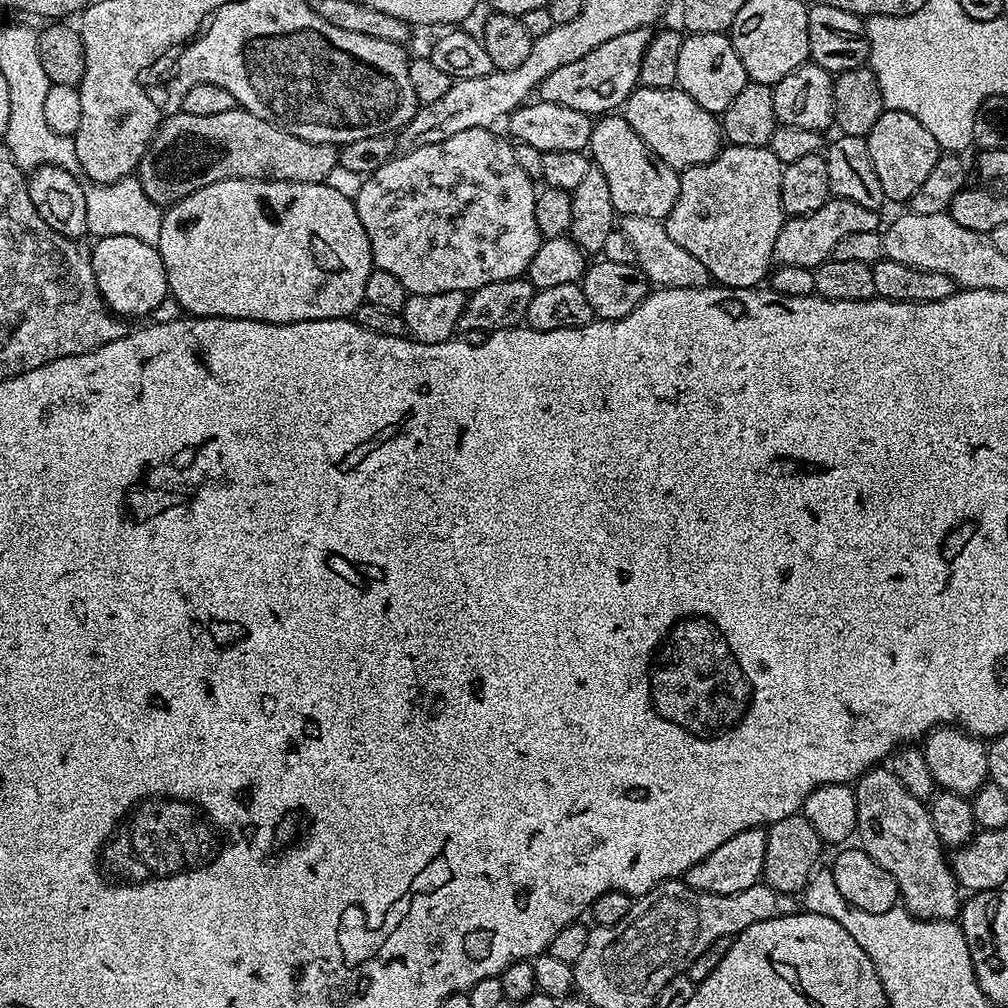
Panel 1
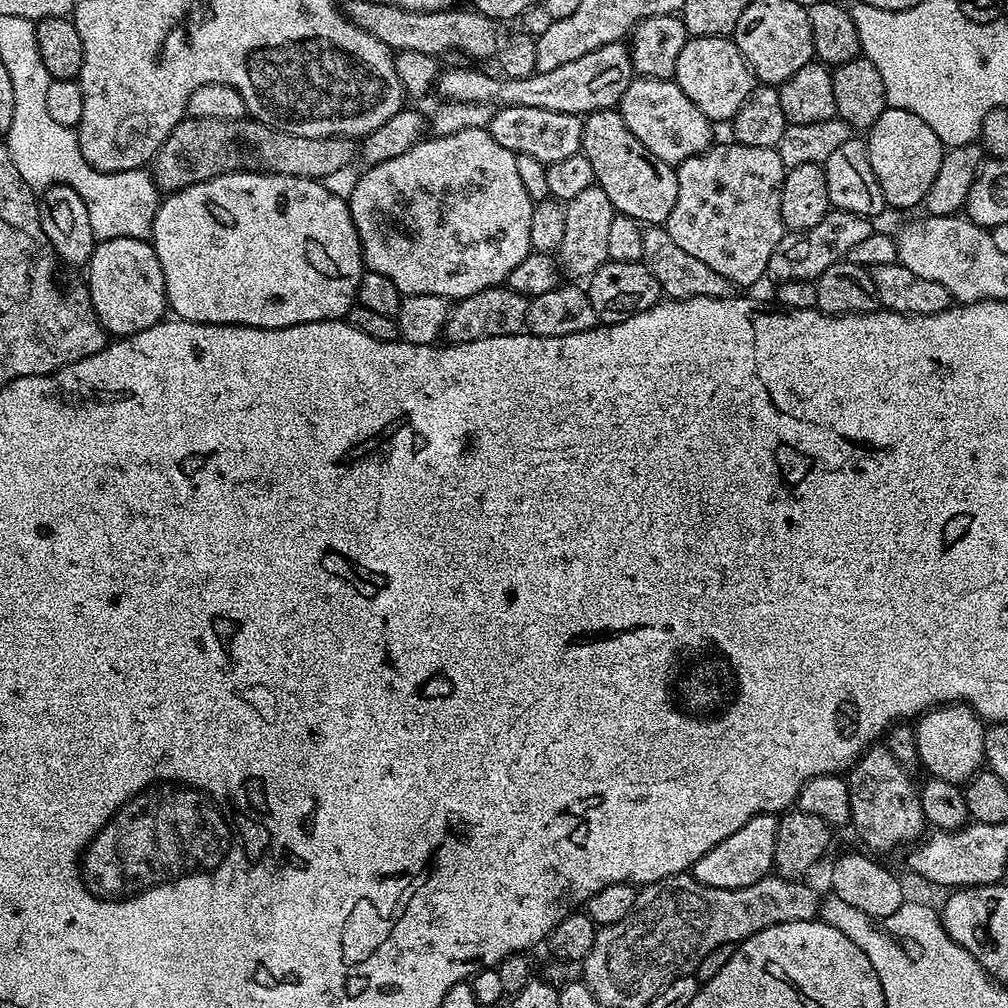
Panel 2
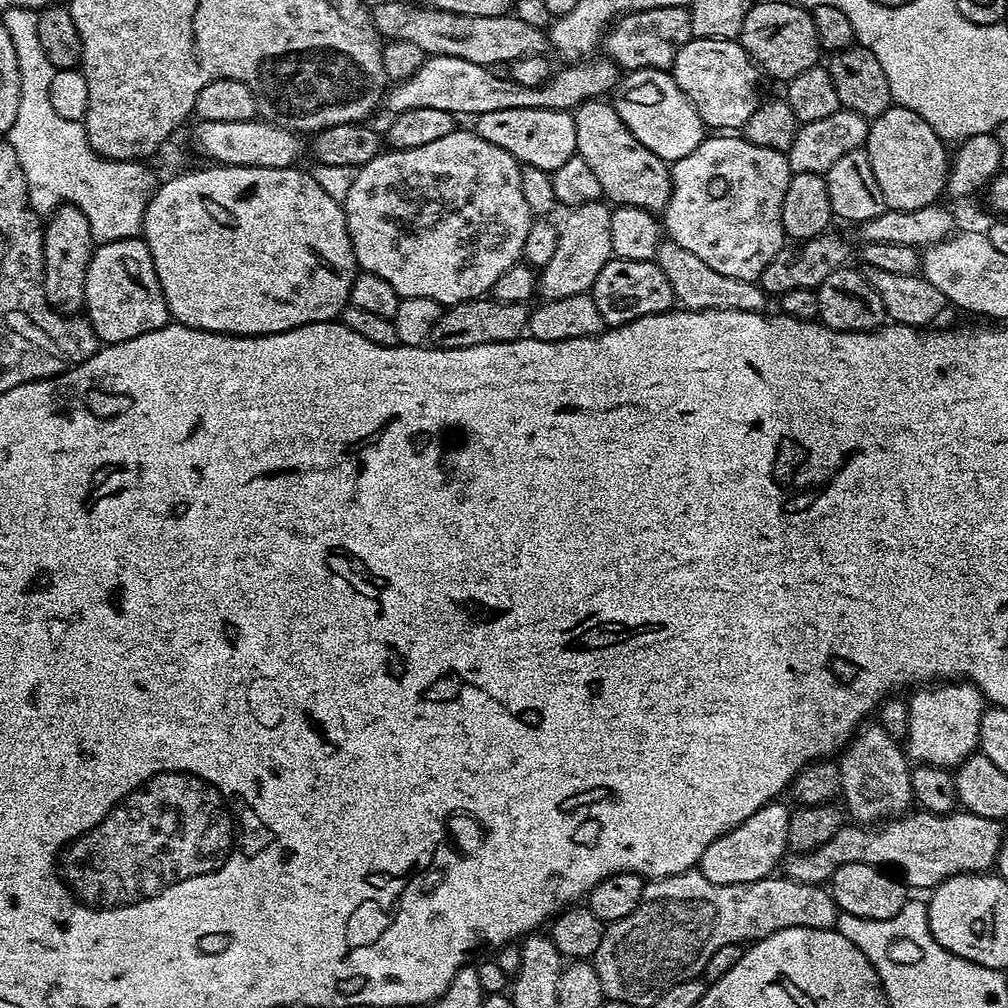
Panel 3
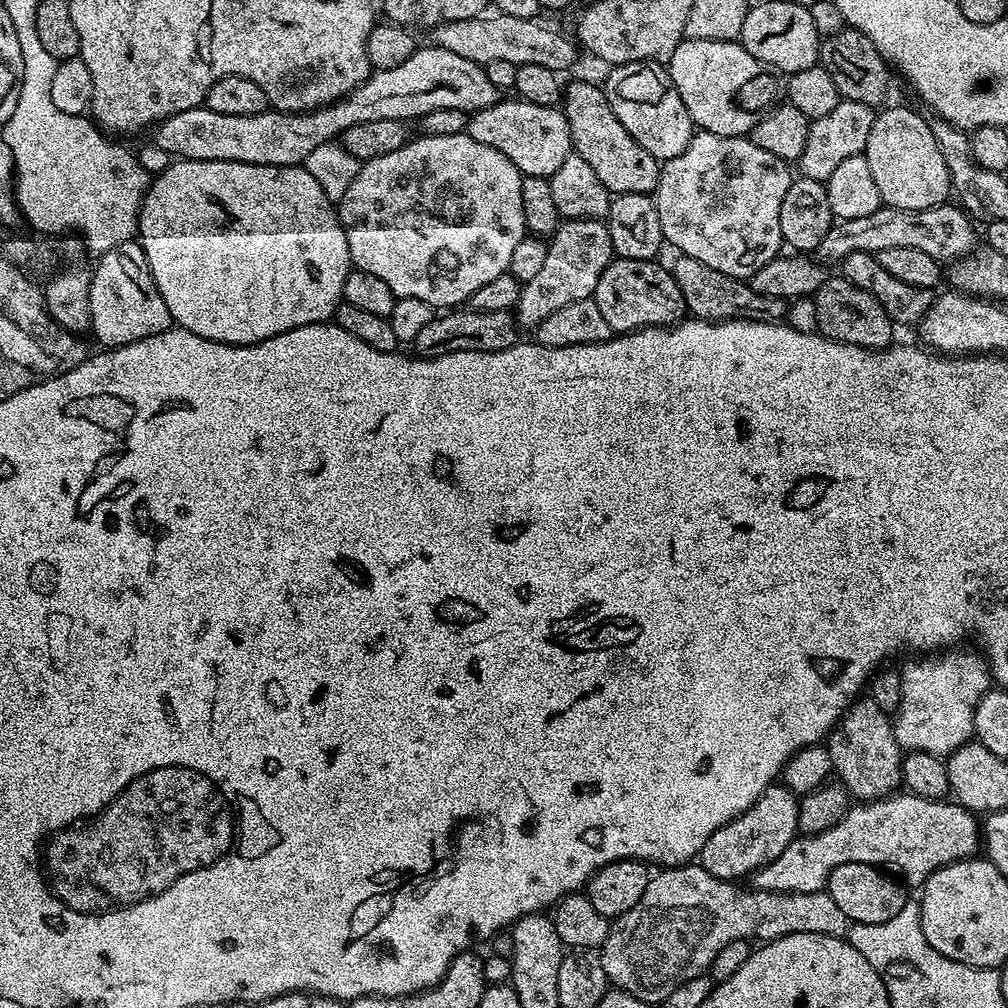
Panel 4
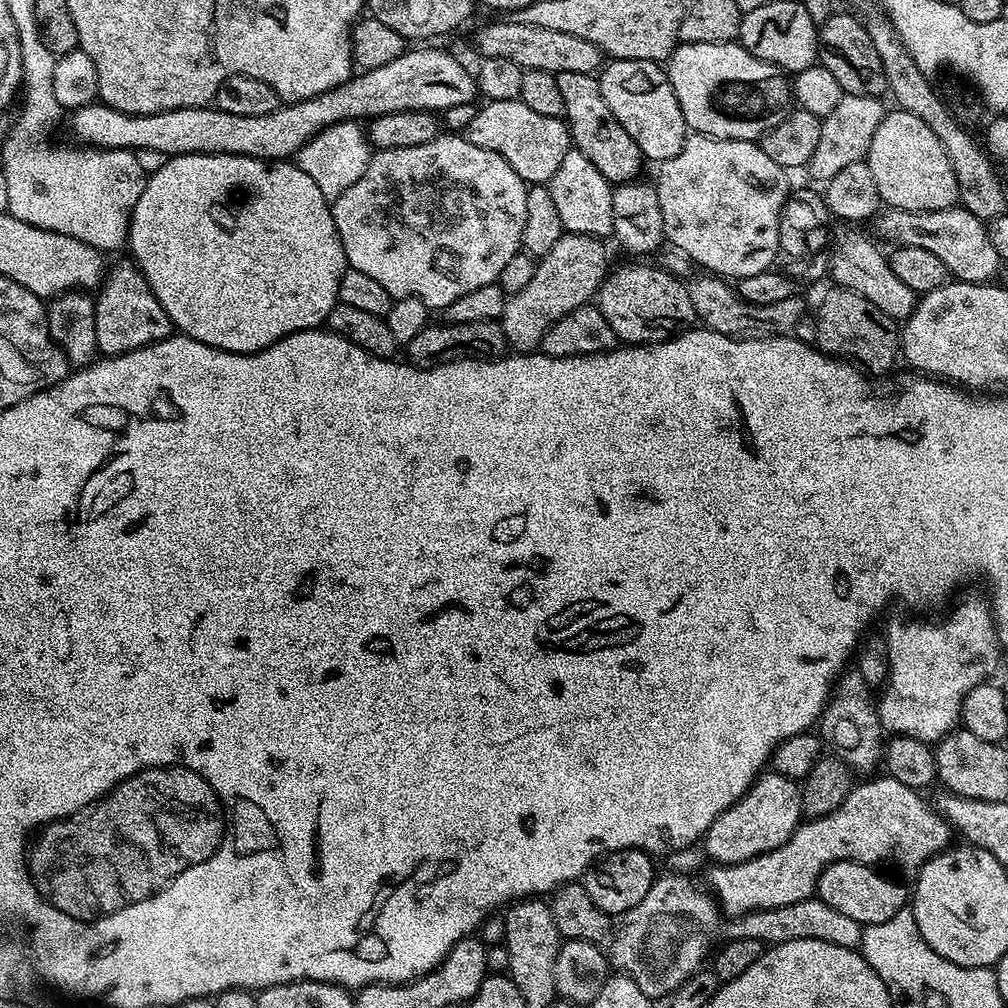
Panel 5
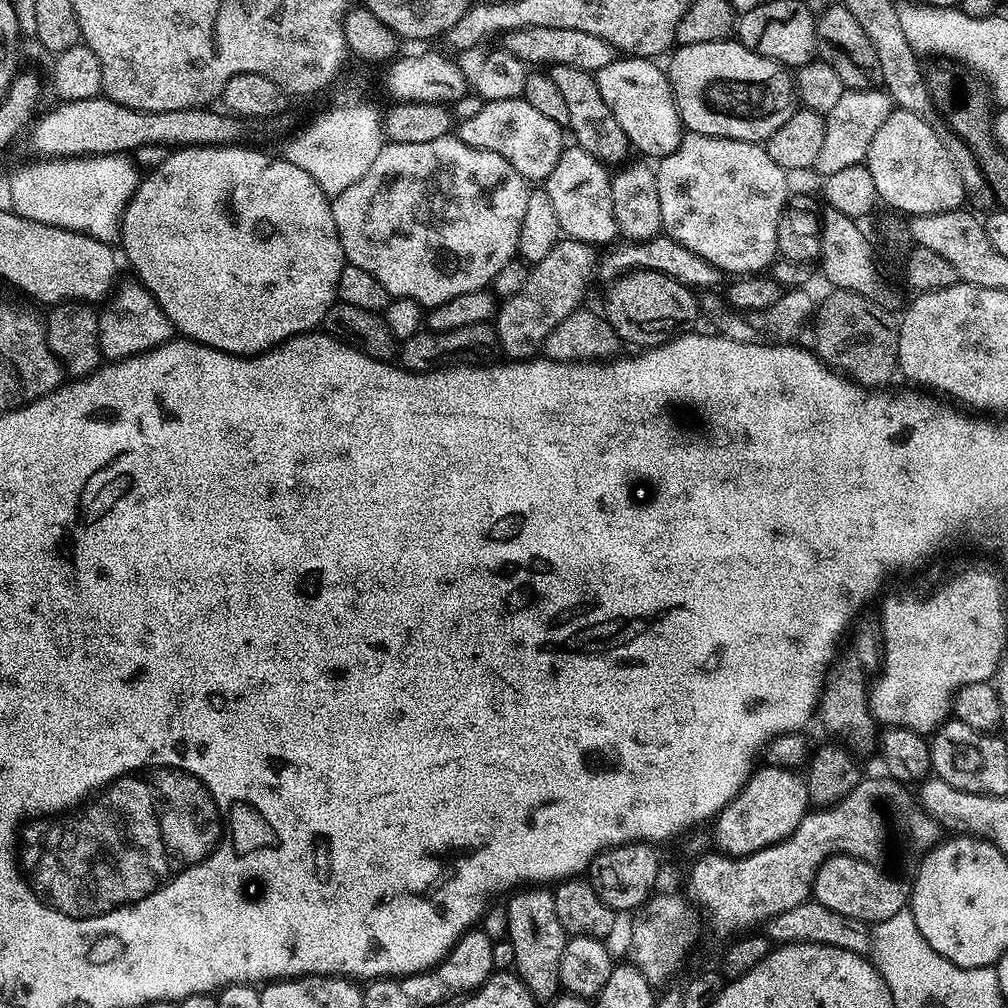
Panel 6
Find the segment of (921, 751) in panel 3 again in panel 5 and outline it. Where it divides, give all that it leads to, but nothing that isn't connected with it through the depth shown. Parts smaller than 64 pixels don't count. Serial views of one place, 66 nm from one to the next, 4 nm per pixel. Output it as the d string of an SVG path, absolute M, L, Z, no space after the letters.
M972 596L964 600L945 620L931 624L928 620L896 620L886 631L890 674L878 696L880 724L885 733L918 738L935 745L961 723L962 702L974 686L985 683L1000 664L1000 639L996 633L996 617L987 599Z

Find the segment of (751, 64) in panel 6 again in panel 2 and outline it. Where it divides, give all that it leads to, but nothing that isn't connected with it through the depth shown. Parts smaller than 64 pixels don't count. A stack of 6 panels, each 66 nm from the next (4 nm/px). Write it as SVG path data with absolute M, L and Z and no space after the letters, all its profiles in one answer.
M719 35L688 39L686 46L682 46L682 54L678 54L674 79L686 98L690 98L690 102L694 102L694 106L698 106L698 110L702 110L708 120L731 122L738 114L742 102L746 102L752 92L754 77L748 63L742 58L735 39Z

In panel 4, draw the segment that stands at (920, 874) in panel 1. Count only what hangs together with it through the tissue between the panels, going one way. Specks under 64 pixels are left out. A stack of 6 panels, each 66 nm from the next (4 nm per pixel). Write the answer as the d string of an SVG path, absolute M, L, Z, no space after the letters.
M870 698L853 700L843 718L828 733L826 747L832 759L835 779L844 785L853 801L880 800L893 795L901 787L902 749L894 738L889 713L881 712L878 702Z

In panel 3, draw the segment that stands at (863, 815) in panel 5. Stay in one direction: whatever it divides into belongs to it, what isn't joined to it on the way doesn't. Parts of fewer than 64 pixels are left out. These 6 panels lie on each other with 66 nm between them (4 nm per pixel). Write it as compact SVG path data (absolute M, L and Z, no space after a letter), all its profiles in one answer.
M912 810L879 826L861 826L852 822L840 828L838 834L830 838L830 842L818 846L813 852L789 855L786 860L786 876L789 880L797 880L799 884L823 885L831 881L838 866L862 862L875 864L885 870L895 870L909 889L931 890L948 876L987 873L995 865L1000 843L1006 838L1004 827L1001 821L978 818L978 814L963 810L948 812L945 816Z

